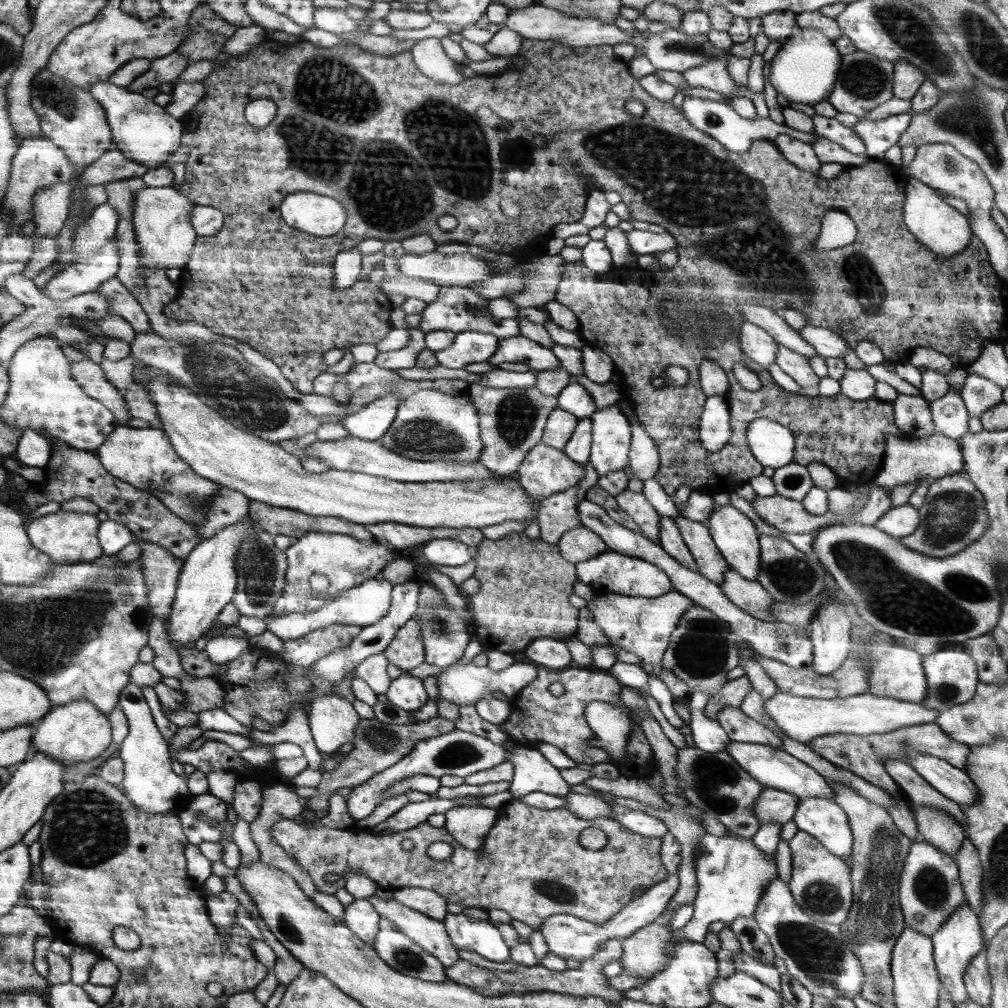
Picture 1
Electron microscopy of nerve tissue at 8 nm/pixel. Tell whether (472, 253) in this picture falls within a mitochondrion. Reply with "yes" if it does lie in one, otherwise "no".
no

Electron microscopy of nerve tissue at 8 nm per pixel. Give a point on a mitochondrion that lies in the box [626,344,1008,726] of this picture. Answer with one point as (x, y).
(910, 605)

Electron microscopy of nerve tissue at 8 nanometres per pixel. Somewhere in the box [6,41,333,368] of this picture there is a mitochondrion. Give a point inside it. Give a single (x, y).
(54, 95)

